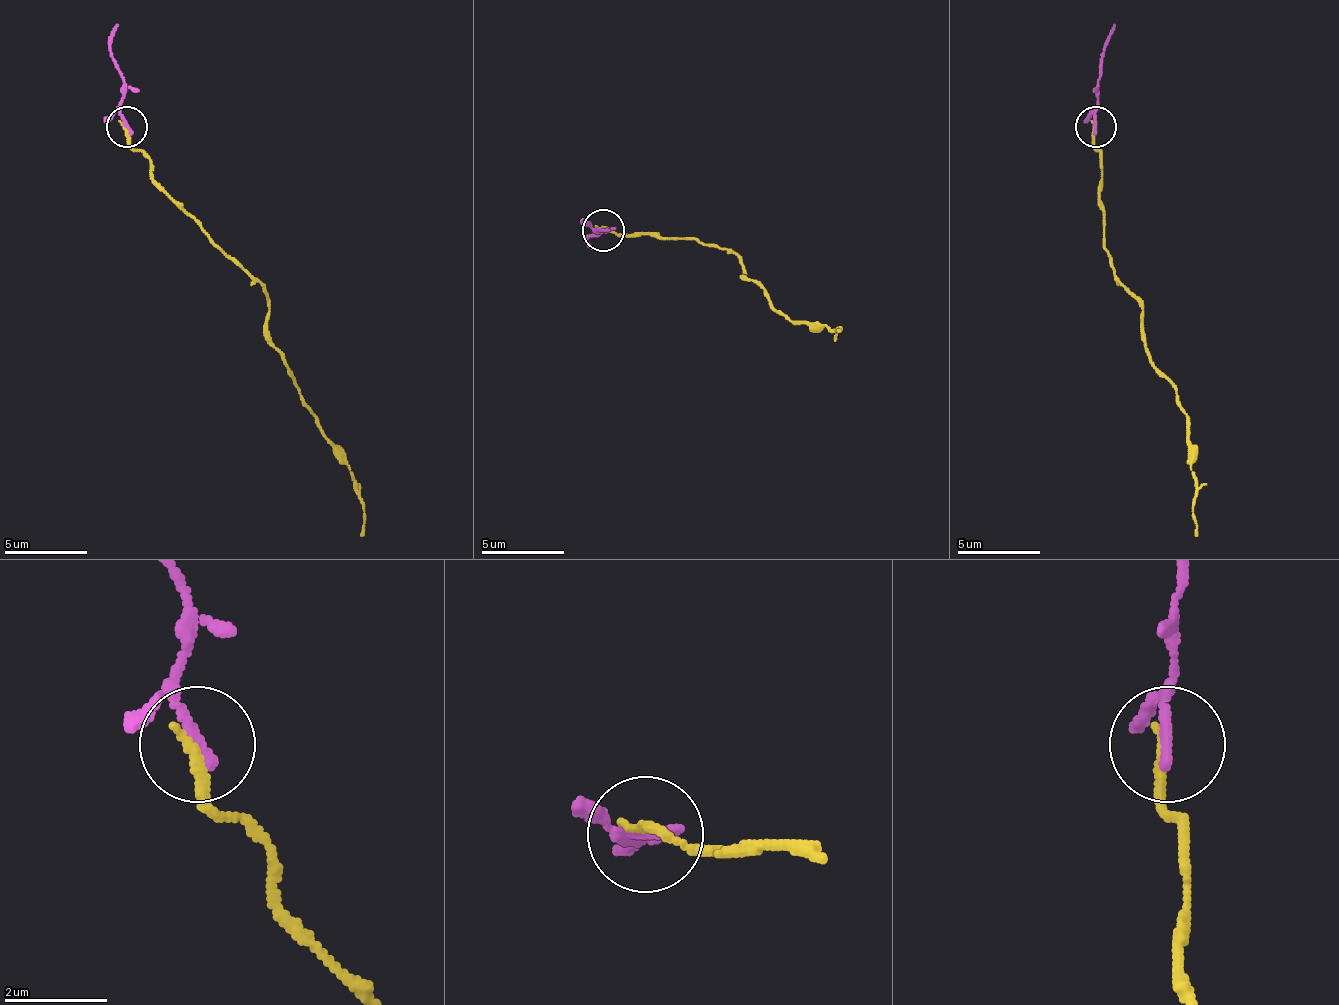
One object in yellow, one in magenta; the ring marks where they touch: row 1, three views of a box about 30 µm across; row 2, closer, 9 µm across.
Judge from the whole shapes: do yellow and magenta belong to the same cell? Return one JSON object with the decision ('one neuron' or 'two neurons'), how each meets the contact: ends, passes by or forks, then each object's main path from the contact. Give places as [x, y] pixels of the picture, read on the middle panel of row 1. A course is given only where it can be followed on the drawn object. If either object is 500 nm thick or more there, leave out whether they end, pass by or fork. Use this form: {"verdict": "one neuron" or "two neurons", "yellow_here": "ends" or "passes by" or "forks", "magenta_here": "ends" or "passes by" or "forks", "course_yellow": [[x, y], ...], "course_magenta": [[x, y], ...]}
{"verdict": "two neurons", "yellow_here": "ends", "magenta_here": "ends", "course_yellow": [[604, 227], [625, 235], [699, 239], [740, 260], [745, 276], [790, 322], [840, 326], [835, 330]], "course_magenta": [[604, 231], [596, 231], [600, 231], [588, 239], [596, 248]]}

